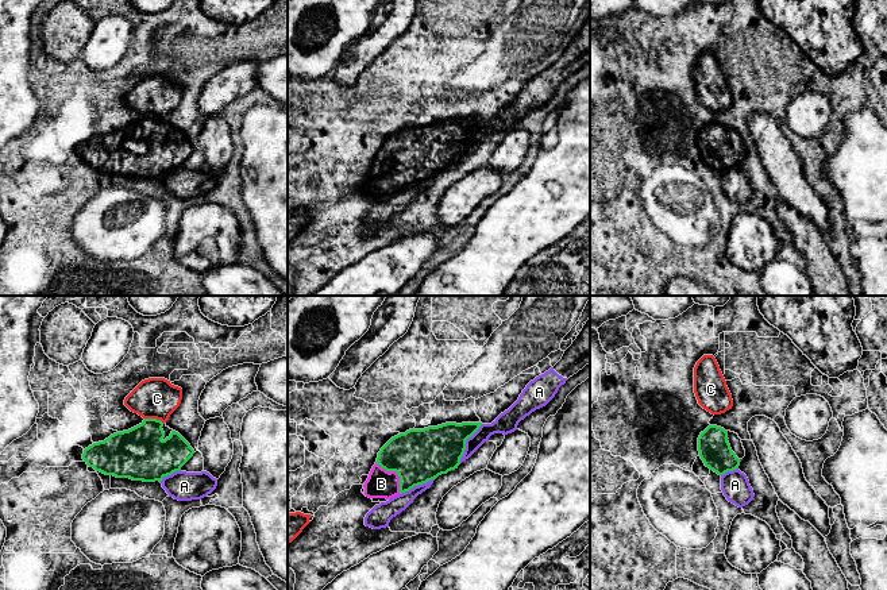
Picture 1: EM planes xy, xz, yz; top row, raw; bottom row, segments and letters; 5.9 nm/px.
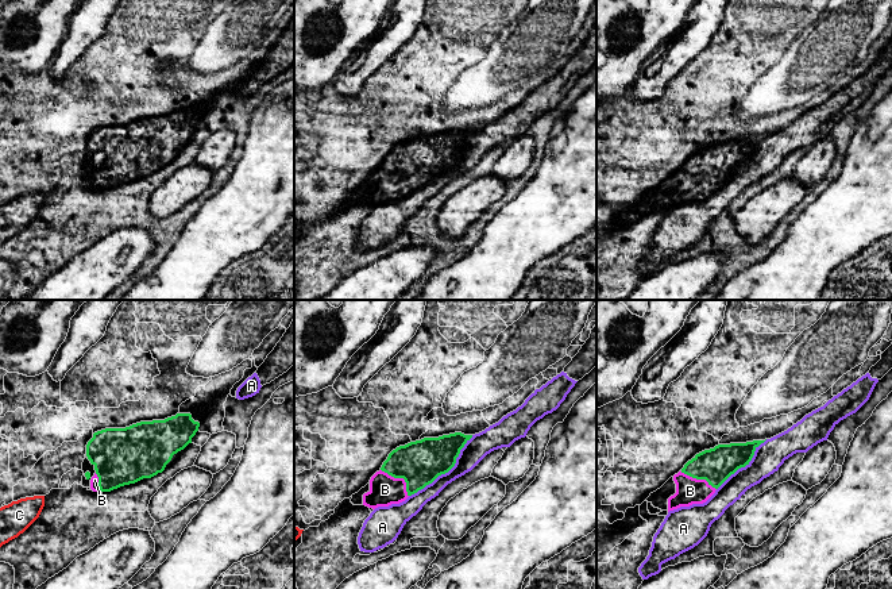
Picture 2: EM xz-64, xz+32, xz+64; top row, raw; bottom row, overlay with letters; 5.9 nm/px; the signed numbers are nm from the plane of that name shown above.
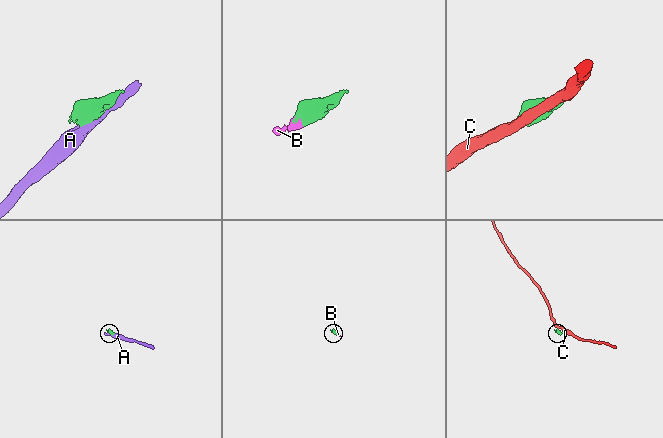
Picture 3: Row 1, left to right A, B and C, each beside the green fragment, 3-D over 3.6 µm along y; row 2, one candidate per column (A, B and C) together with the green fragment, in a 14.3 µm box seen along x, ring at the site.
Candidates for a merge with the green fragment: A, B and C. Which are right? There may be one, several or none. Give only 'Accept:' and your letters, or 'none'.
Accept: B

